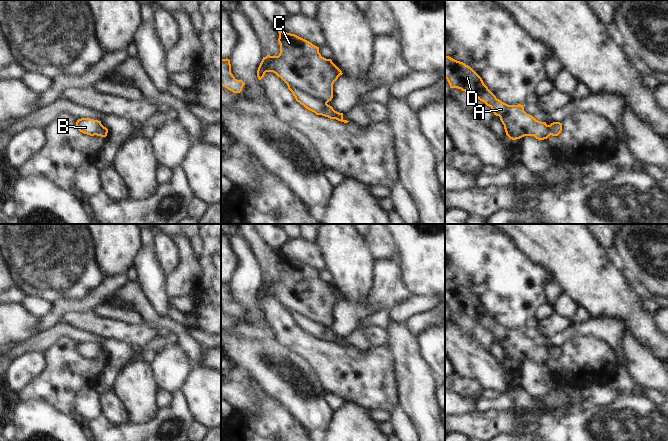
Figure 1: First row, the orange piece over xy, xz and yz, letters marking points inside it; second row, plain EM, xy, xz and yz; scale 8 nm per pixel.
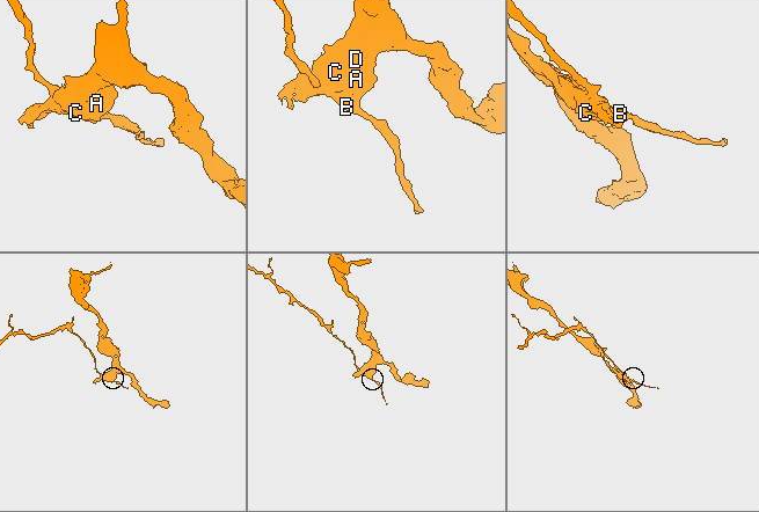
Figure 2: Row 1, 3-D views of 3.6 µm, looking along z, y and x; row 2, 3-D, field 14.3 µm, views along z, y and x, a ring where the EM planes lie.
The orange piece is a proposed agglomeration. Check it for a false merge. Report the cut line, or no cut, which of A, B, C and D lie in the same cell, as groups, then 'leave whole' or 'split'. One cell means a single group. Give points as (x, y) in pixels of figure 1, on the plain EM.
cut xz (287, 307), (326, 327); groups A C D / B; split

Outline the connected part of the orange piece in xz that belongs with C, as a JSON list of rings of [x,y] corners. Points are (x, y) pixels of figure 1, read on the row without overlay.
[[[277,252],[279,257],[278,266],[280,277],[278,280],[267,279],[263,281],[258,294],[257,301],[261,304],[266,296],[273,296],[286,308],[289,308],[309,319],[323,325],[325,328],[333,322],[333,308],[342,299],[342,295],[332,286],[319,277],[319,271],[311,266],[291,257],[283,256]]]

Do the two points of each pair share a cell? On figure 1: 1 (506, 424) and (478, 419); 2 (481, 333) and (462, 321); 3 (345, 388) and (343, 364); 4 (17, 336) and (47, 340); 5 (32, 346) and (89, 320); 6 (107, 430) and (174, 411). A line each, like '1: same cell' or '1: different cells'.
1: same cell
2: same cell
3: same cell
4: different cells
5: different cells
6: same cell

